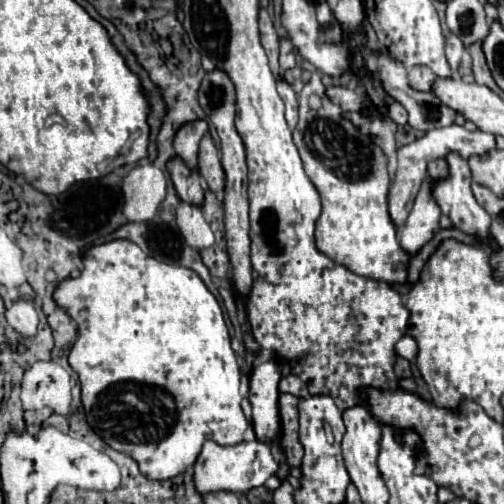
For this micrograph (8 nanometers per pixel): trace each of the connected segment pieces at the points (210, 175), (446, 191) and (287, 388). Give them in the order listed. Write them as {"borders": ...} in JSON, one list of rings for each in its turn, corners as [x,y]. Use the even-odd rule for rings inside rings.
{"borders":[[[[205,135],[203,141],[199,143],[199,161],[197,161],[197,169],[201,173],[201,177],[207,181],[211,191],[221,191],[223,183],[225,183],[225,173],[219,161],[219,151],[211,139],[211,135]]],[[[447,153],[445,161],[451,173],[447,173],[447,181],[435,181],[435,201],[441,213],[445,213],[457,229],[479,239],[487,237],[491,217],[471,193],[471,169],[467,161],[457,153]]],[[[293,373],[279,381],[279,391],[281,393],[291,393],[295,397],[309,397],[307,385],[303,385],[303,381],[299,381],[299,377],[295,377]]]]}

